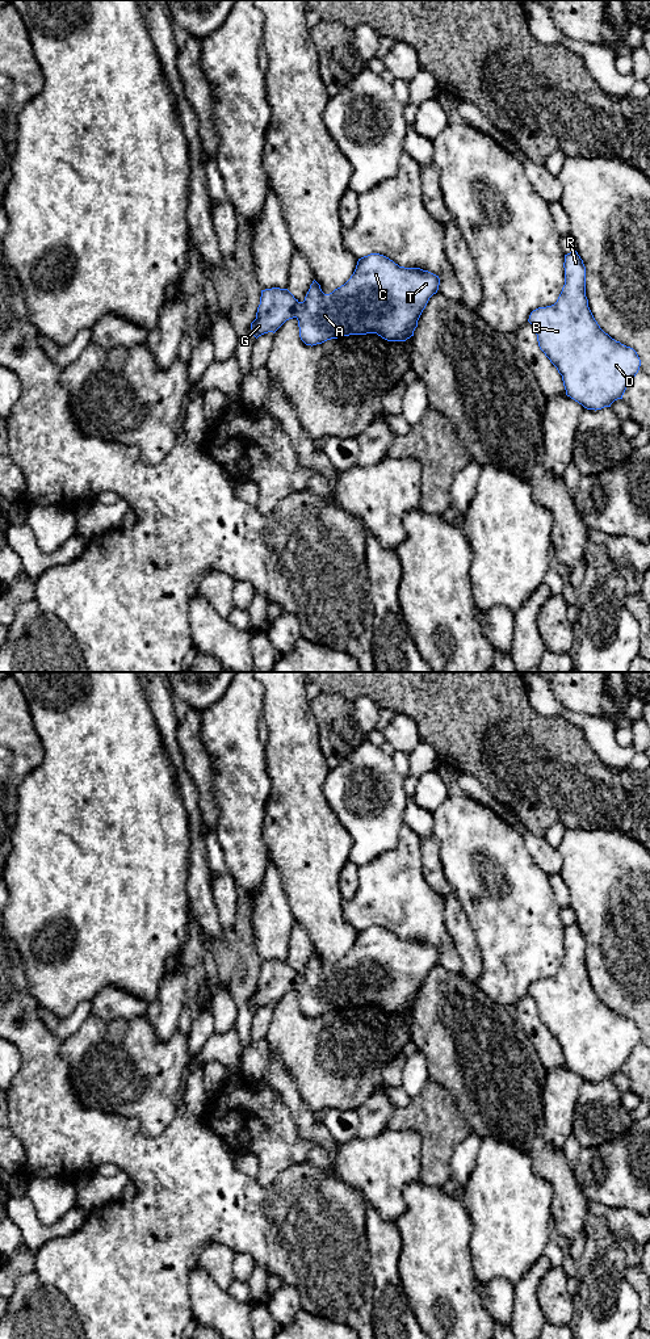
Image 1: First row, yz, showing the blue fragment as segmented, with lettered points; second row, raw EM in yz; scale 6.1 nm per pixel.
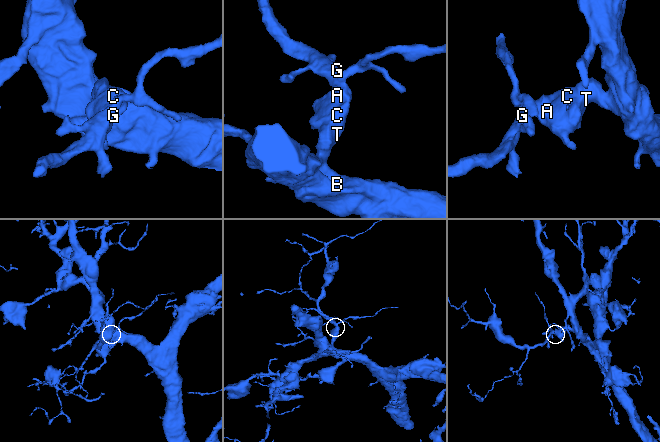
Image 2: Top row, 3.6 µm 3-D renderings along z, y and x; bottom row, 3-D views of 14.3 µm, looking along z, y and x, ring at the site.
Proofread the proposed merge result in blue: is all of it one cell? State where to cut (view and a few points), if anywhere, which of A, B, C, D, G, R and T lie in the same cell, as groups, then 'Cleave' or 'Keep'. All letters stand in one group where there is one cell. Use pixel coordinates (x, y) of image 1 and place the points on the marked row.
No split. Groups: A B C D G R T. Keep

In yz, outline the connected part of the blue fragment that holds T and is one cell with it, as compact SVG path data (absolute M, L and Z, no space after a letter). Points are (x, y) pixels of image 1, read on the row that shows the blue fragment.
M370 253L358 259L351 278L330 294L324 294L315 280L303 302L288 289L261 290L251 329L257 339L268 332L274 333L286 320L295 318L301 340L311 347L331 339L366 333L377 333L387 341L406 341L414 336L418 320L439 285L439 276L428 270L399 266L383 255Z

